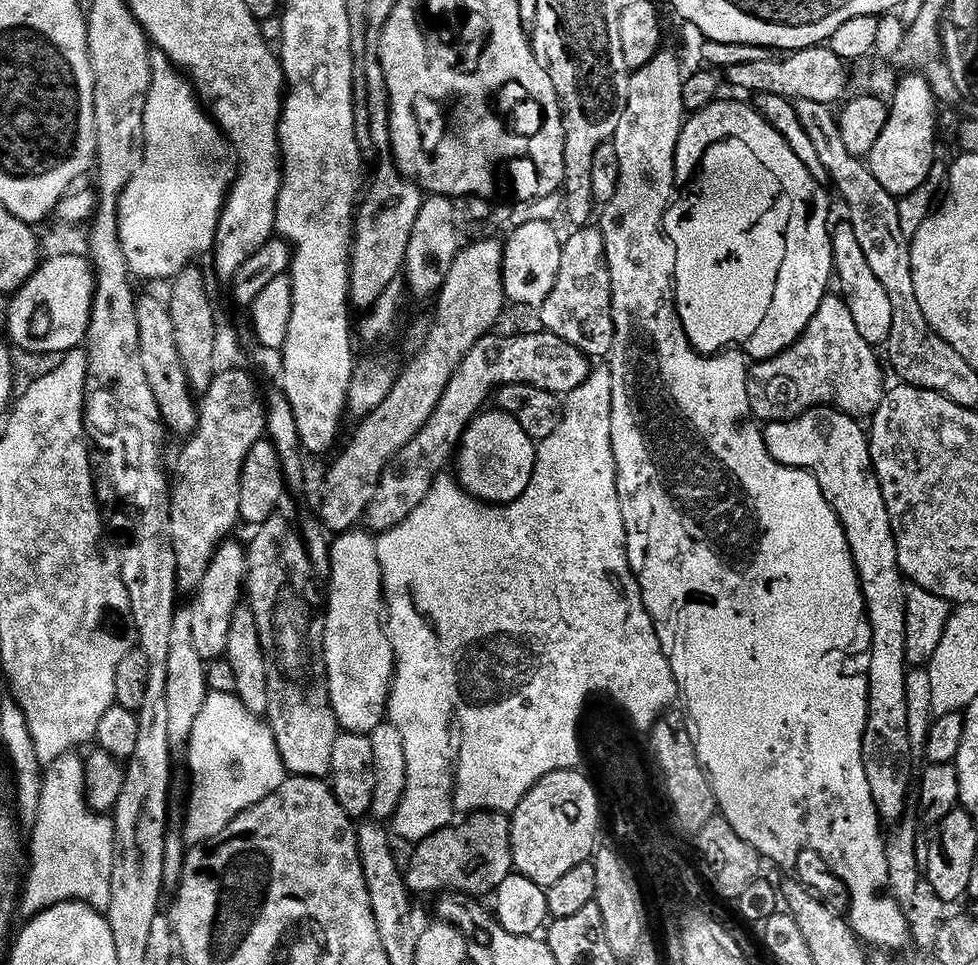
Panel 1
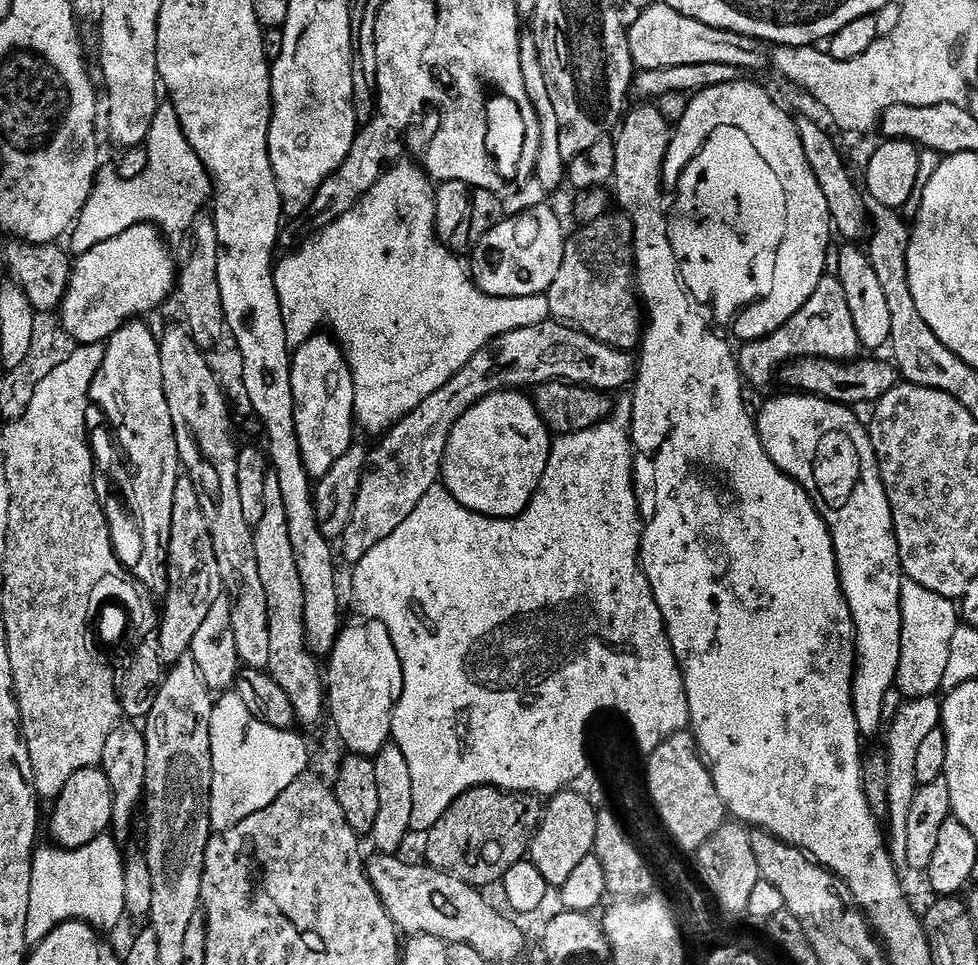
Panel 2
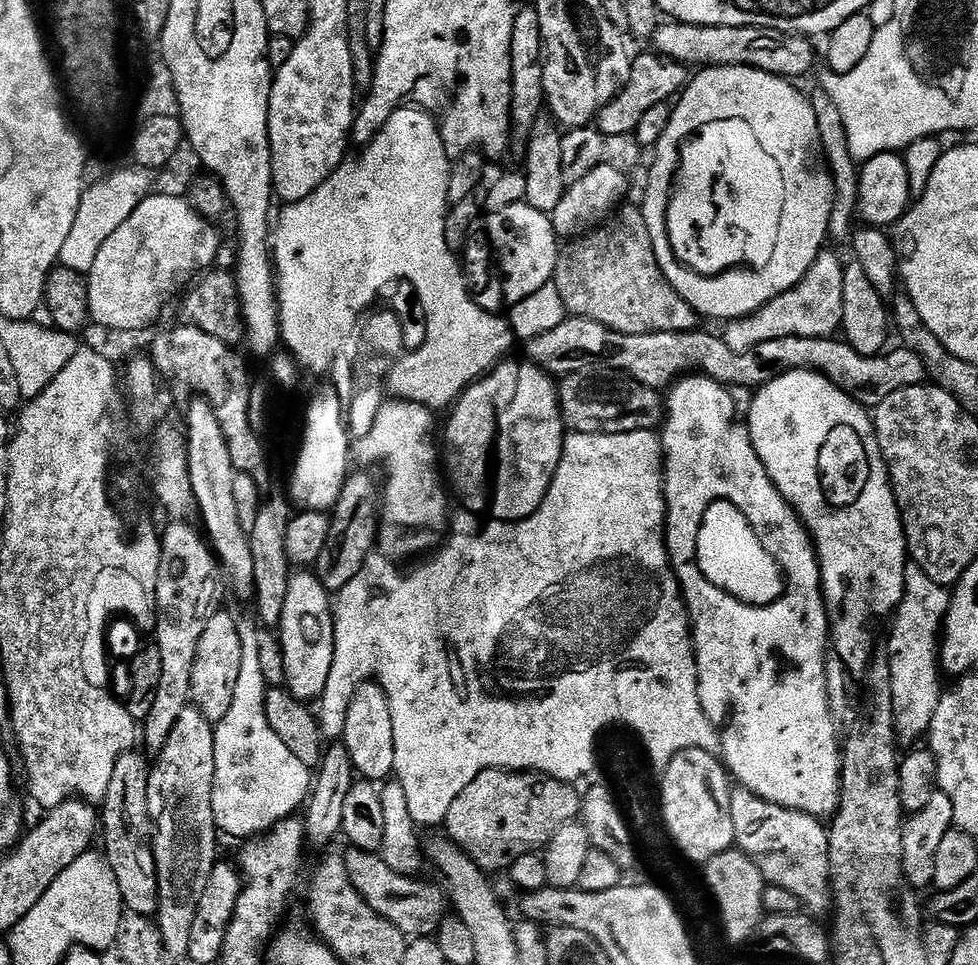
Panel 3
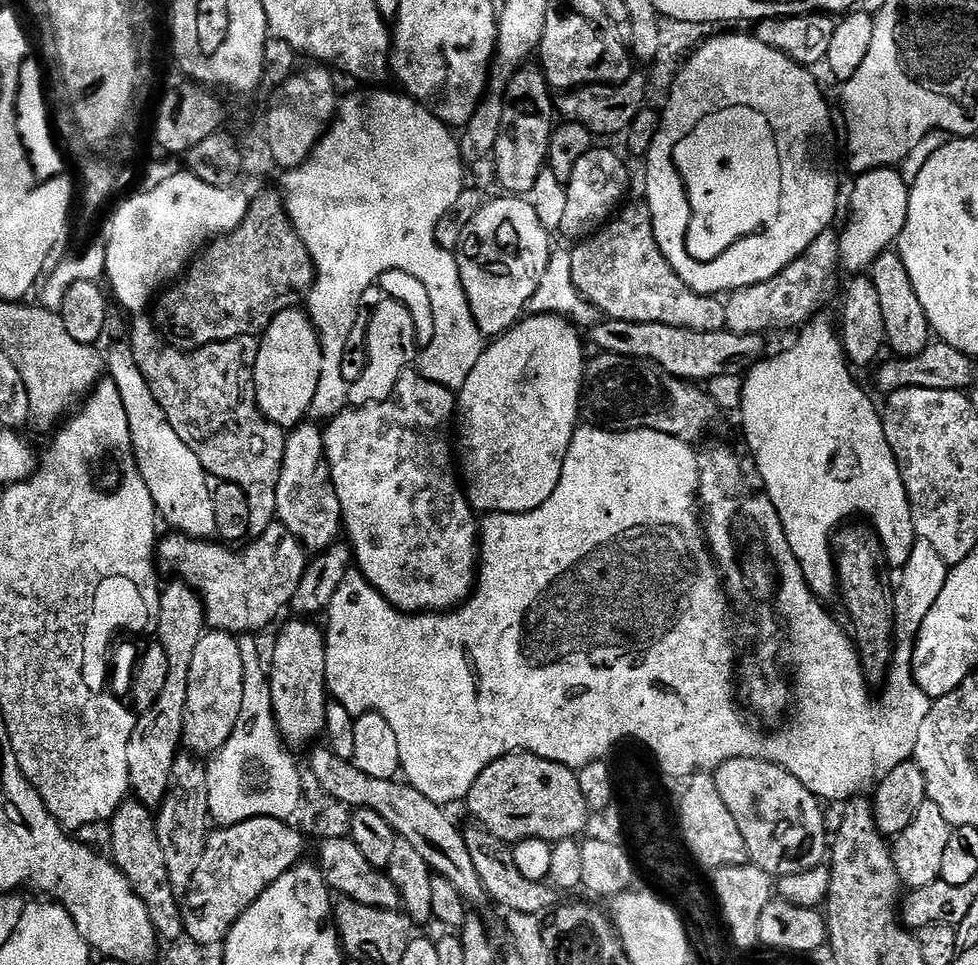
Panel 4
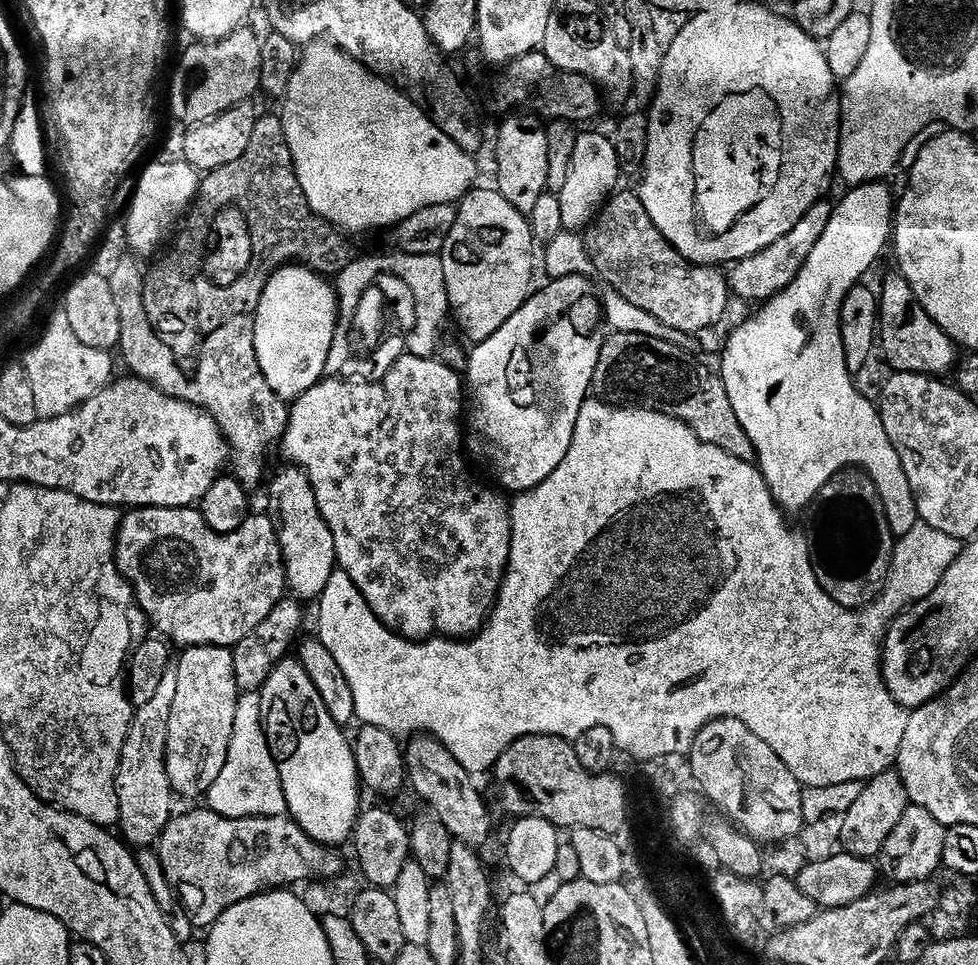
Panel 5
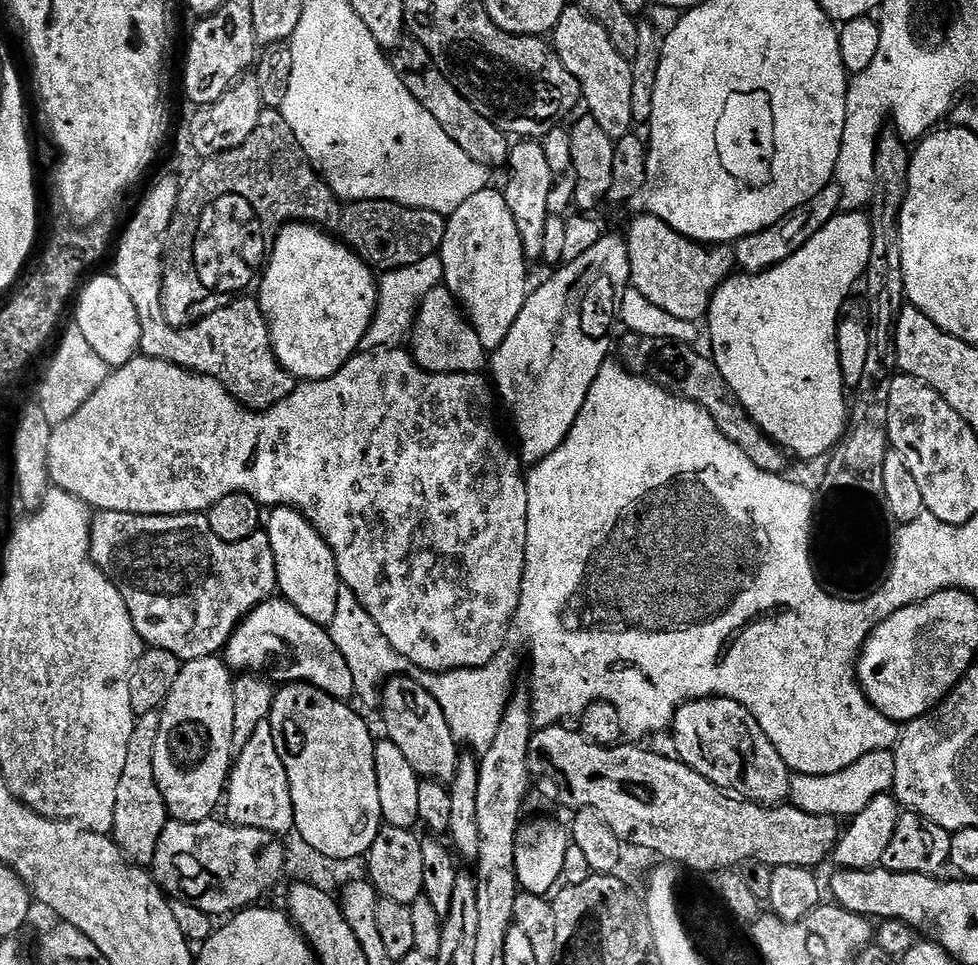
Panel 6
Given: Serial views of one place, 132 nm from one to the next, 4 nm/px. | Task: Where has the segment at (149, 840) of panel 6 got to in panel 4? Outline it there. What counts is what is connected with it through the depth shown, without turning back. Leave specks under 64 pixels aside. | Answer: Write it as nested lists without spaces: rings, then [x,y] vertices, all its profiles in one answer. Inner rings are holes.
[[[176,578],[173,581],[173,584],[165,583],[160,593],[160,613],[155,631],[158,642],[166,650],[170,674],[166,674],[166,686],[162,694],[158,694],[158,702],[154,702],[150,710],[136,716],[134,734],[130,734],[130,746],[126,750],[126,762],[130,762],[128,783],[131,795],[153,810],[164,803],[174,762],[182,748],[190,662],[194,658],[194,649],[206,631],[204,603],[200,601],[200,595],[183,580]]]

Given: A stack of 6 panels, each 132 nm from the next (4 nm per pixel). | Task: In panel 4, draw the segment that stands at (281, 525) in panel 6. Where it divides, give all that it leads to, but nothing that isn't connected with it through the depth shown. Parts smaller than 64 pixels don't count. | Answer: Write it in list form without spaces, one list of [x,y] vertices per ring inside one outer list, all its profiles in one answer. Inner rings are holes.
[[[308,423],[297,424],[287,433],[284,442],[284,461],[278,478],[276,520],[284,524],[309,553],[319,554],[337,541],[342,532],[342,521],[338,494],[334,490],[328,459],[324,453],[324,433],[315,423]]]

